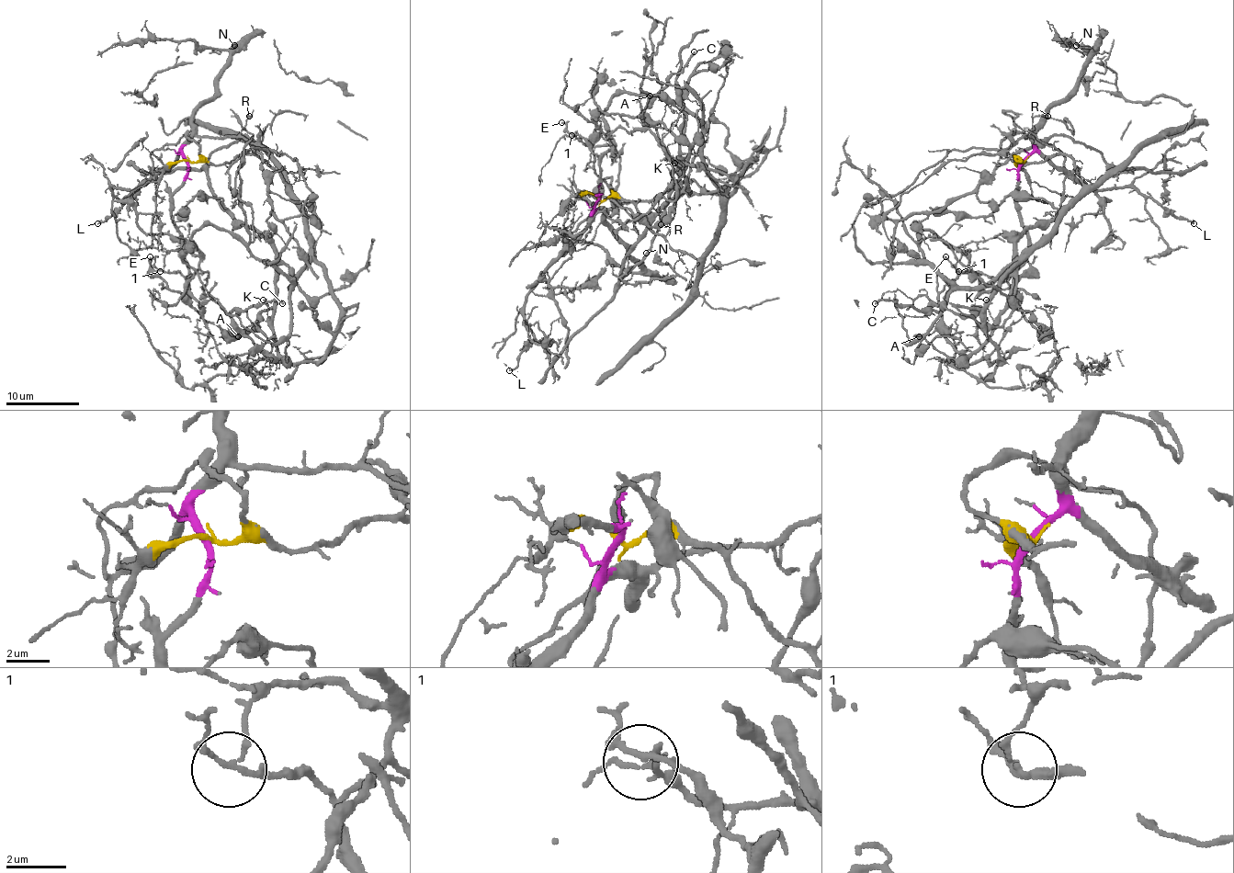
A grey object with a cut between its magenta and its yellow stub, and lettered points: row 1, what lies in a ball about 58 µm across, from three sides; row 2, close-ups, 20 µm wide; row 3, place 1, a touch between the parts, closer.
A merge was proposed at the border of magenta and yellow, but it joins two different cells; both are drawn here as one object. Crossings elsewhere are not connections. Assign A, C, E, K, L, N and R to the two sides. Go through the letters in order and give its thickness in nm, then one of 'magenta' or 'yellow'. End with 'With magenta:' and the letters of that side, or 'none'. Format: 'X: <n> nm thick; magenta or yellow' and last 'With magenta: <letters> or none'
A: 200 nm thick; yellow
C: 240 nm thick; yellow
E: 160 nm thick; magenta
K: 70 nm thick; yellow
L: 200 nm thick; magenta
N: 120 nm thick; magenta
R: 120 nm thick; magenta
With magenta: E, L, N, R

